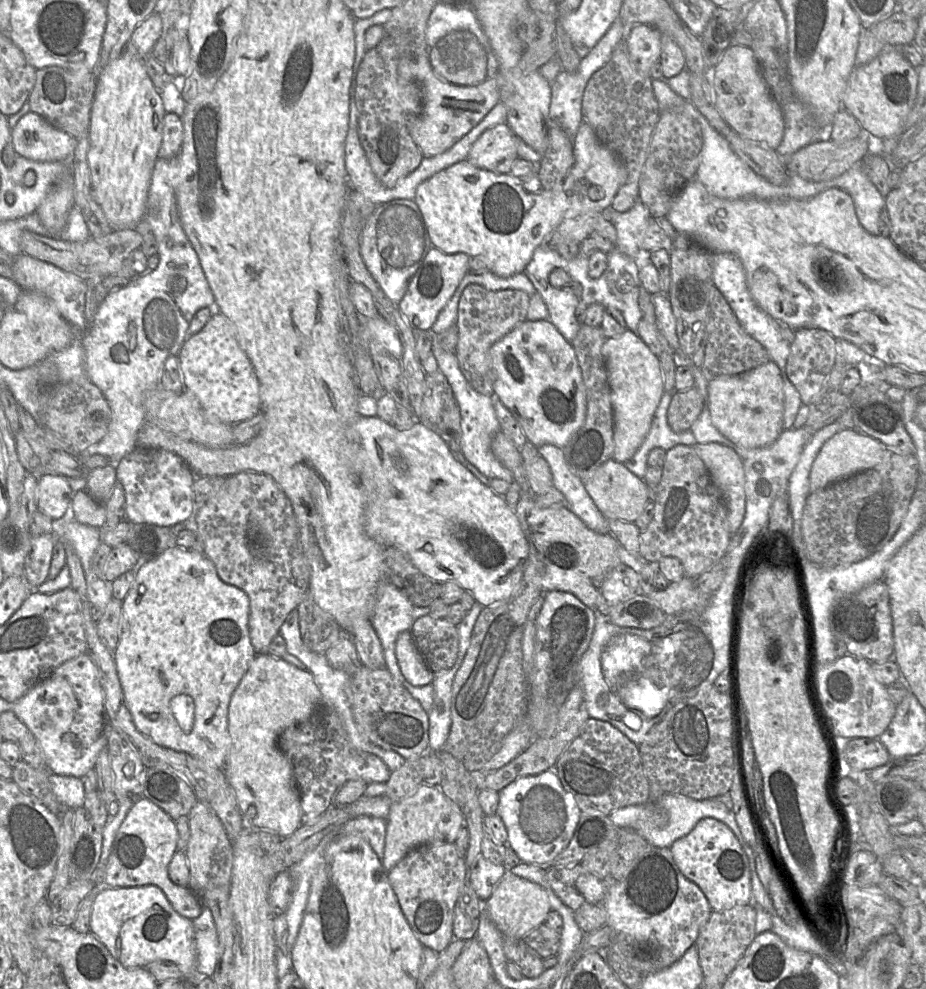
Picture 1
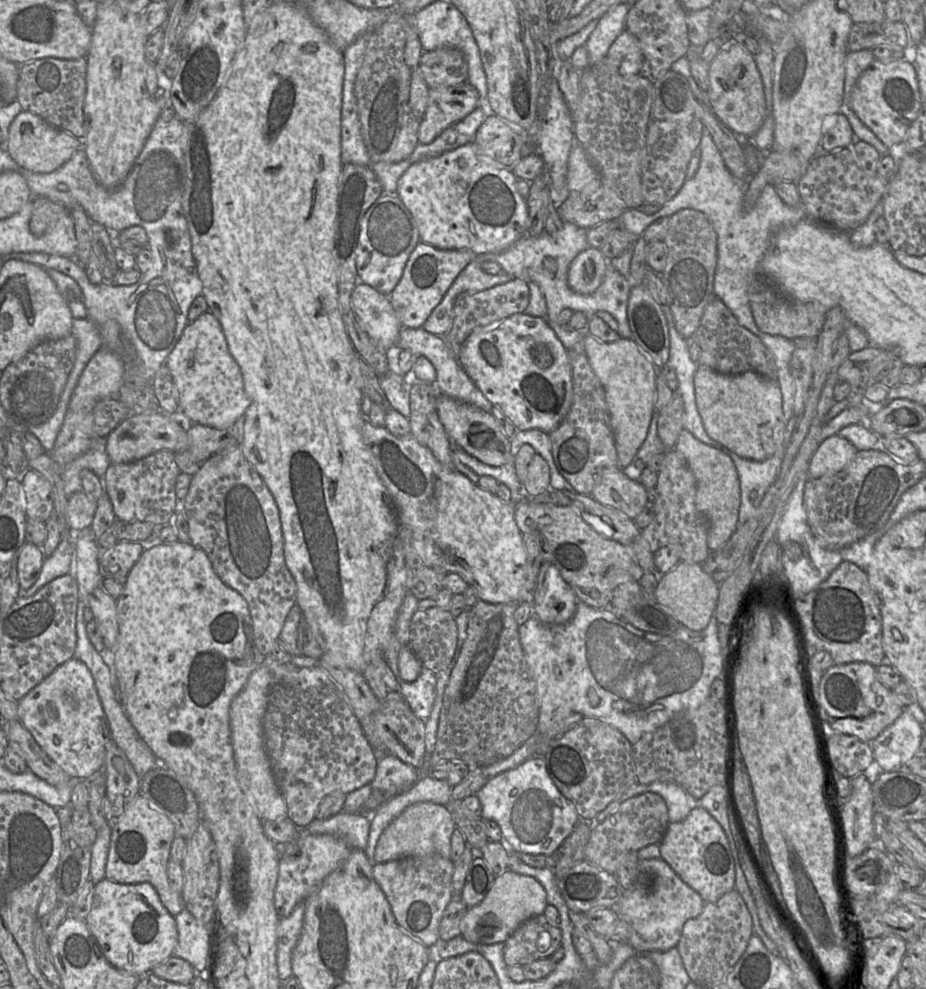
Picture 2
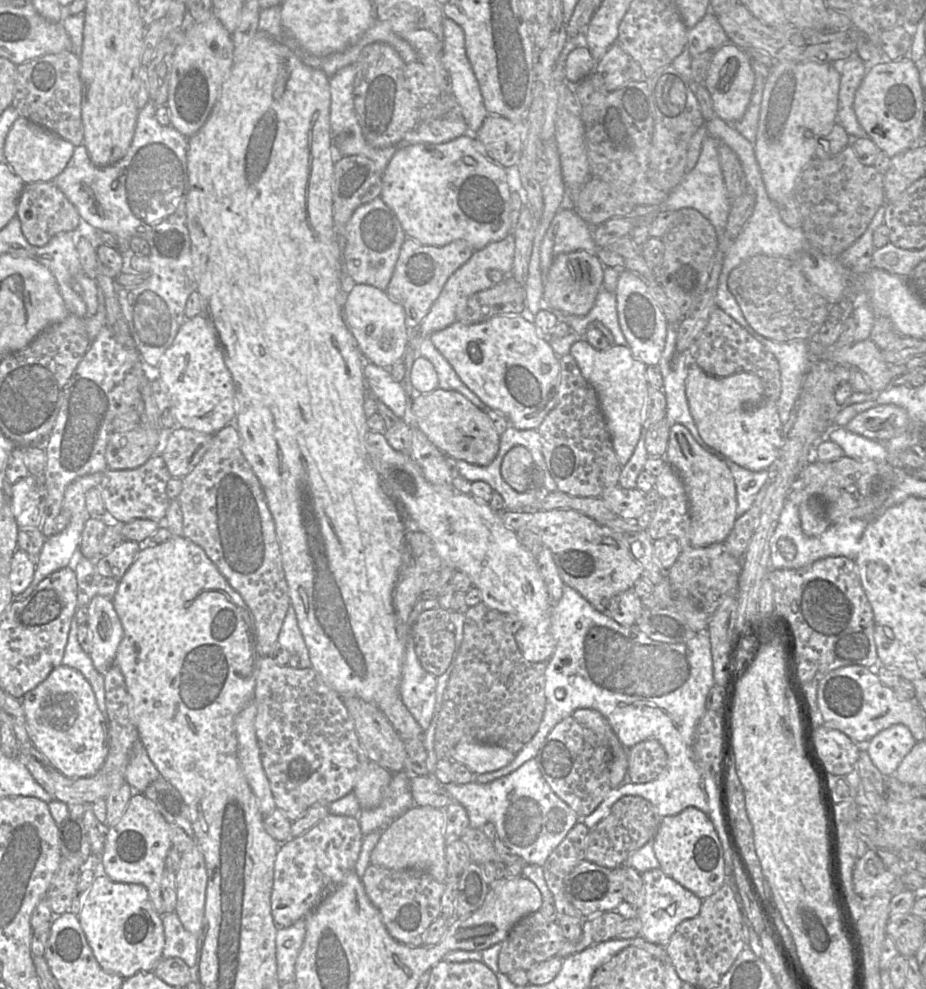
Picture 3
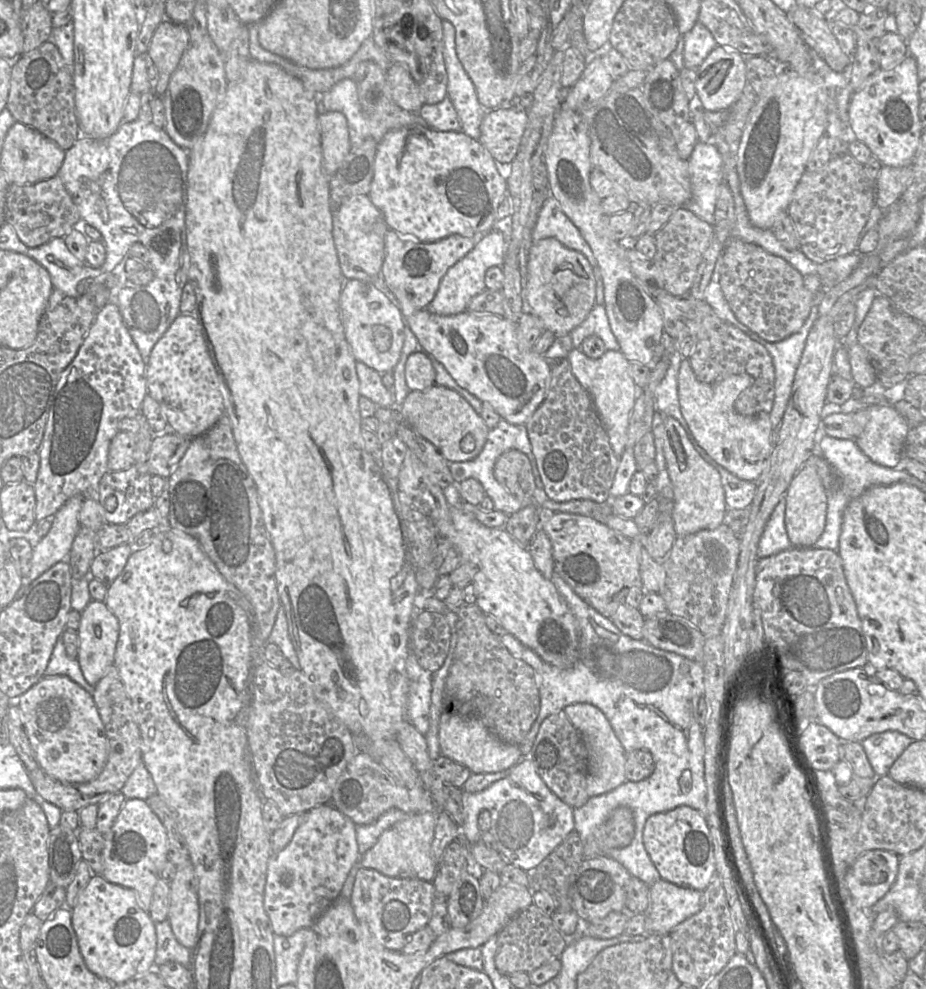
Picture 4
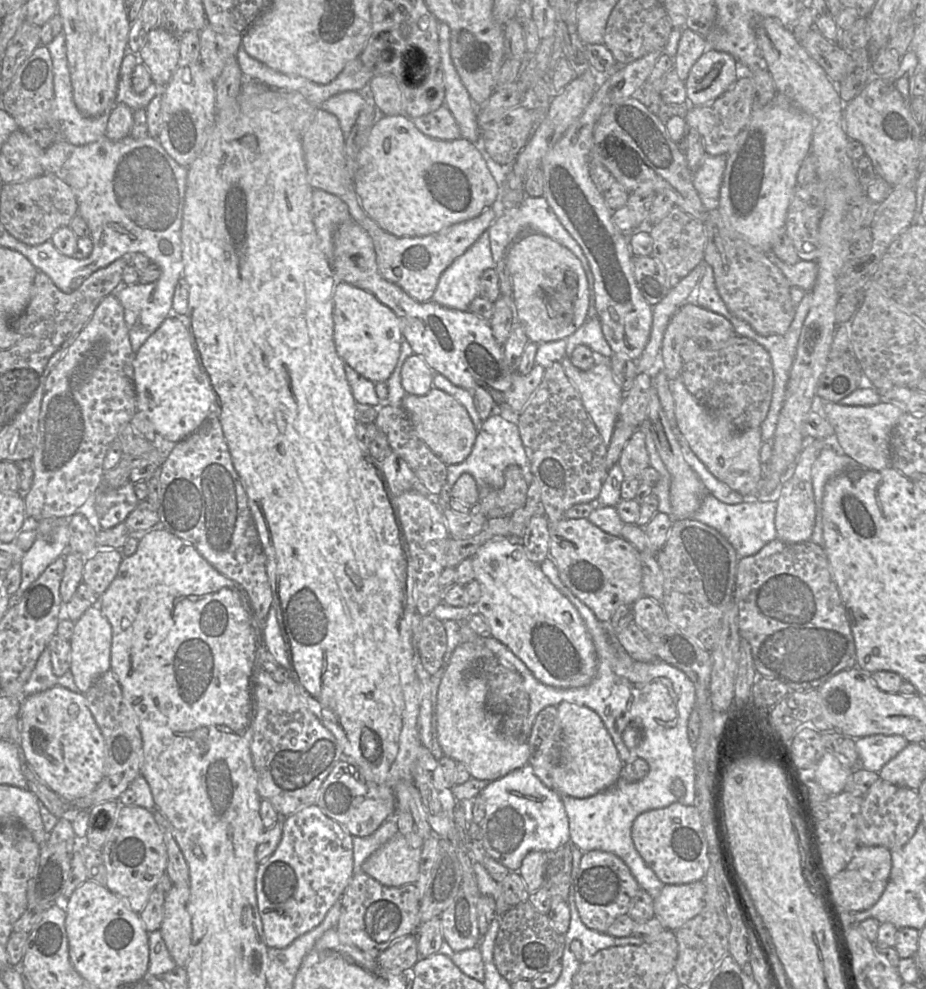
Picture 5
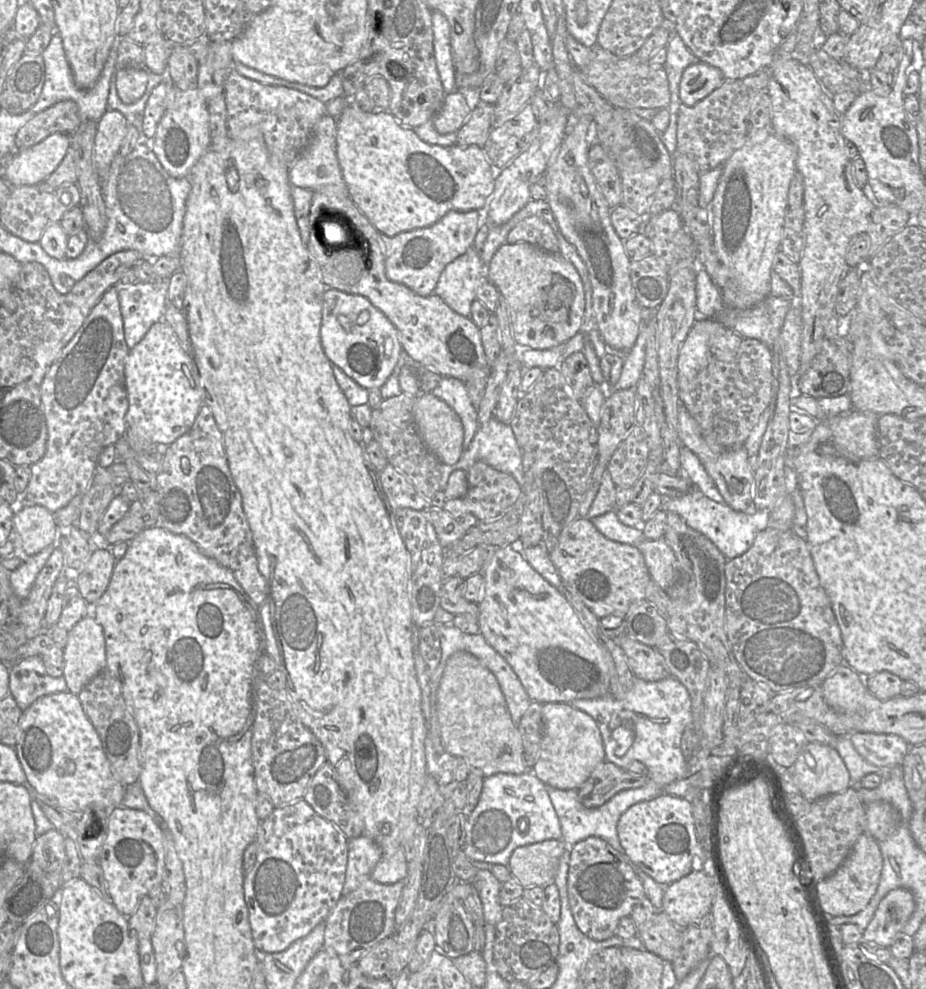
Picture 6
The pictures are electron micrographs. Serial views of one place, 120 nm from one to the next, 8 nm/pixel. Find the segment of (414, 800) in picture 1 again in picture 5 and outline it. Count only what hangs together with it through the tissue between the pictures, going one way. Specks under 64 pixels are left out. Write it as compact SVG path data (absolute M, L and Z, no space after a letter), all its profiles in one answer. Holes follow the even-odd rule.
M397 833L365 860L361 870L388 887L415 883L423 844L424 840L414 833Z

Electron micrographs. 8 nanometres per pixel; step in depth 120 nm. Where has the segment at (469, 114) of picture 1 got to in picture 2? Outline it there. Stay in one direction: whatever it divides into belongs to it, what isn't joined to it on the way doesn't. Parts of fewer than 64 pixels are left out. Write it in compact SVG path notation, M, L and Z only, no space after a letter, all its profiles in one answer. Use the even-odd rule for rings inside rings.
M467 81L452 87L429 89L427 107L418 129L421 144L431 143L447 127L478 107L478 92Z

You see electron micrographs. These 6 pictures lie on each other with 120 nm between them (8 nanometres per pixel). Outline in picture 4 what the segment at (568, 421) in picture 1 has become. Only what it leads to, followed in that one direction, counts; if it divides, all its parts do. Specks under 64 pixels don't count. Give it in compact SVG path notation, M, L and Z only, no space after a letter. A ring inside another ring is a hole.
M396 296L396 299L398 301L398 308L405 319L406 327L409 328L417 338L419 349L441 363L460 387L468 391L481 402L489 403L502 419L513 425L525 425L546 396L551 377L551 363L544 358L543 355L532 350L523 351L519 349L516 328L517 324L515 322L509 321L504 317L494 314L471 313L469 311L464 311L456 315L442 316L431 313L428 311L428 309L416 309L405 296Z

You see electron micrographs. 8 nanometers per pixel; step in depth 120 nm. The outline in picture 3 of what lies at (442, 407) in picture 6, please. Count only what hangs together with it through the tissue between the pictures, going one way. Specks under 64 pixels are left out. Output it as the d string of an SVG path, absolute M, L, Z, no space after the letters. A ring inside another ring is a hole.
M435 390L416 396L411 403L411 423L446 456L471 464L486 466L496 457L500 435L487 414L473 405L461 393L453 390Z

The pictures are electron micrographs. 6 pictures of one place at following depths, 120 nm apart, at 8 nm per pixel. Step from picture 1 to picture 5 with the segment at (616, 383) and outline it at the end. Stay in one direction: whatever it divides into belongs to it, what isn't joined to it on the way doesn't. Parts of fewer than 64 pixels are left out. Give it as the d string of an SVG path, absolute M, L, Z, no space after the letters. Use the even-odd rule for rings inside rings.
M564 357L561 363L566 376L581 395L582 403L597 427L604 444L608 446L619 418L619 409L623 398L623 389L614 380L610 363L595 364L588 371L582 371L575 367L571 363L570 357Z

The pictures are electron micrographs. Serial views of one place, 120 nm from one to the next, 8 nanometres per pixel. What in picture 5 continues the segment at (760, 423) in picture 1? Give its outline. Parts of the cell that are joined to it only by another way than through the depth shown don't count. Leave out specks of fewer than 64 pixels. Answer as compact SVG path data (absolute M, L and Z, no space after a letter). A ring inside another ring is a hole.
M681 373L675 380L669 382L669 388L673 395L678 428L699 460L718 480L742 496L756 495L762 476L760 450L763 441L760 427L737 432L724 417L713 415L698 402L686 389Z

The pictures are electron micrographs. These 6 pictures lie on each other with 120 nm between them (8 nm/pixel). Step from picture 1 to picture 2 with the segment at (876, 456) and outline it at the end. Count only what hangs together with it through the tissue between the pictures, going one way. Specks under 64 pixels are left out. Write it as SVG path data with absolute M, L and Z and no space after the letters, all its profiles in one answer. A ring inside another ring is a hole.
M840 435L826 438L819 444L810 459L809 479L821 478L842 470L857 452L856 447Z

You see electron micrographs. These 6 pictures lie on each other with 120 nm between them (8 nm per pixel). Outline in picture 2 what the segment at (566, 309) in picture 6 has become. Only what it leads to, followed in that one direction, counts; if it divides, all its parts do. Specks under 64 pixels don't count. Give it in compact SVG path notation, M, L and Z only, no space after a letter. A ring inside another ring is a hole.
M588 247L570 263L568 285L577 293L591 294L601 284L608 260L597 248Z

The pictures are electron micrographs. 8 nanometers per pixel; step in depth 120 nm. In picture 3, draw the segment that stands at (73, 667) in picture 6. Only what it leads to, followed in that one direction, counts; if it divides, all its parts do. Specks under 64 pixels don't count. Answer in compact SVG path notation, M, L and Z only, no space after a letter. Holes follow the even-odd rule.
M96 595L88 604L87 625L92 632L89 654L96 670L105 674L115 664L124 630L111 599Z

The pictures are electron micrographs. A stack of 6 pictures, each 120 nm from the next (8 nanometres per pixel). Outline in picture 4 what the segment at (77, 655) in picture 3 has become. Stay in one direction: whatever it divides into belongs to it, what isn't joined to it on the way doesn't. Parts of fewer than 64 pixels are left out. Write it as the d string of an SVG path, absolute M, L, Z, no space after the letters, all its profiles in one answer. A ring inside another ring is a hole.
M62 634L57 639L48 666L45 670L45 676L53 675L68 676L91 695L94 693L95 686L90 685L85 680L78 660L68 657L65 651Z

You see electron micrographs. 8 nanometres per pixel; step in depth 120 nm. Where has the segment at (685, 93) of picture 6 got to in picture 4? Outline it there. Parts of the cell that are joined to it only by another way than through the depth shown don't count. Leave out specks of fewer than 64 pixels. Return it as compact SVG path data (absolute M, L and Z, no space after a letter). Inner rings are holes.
M717 45L697 68L696 97L704 110L729 110L746 84L745 58Z

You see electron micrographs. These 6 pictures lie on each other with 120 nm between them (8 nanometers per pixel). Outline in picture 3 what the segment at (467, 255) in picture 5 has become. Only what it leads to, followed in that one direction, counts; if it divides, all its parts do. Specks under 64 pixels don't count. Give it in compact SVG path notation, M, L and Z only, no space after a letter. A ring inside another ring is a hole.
M511 233L500 241L489 243L482 249L473 251L467 262L460 266L446 281L438 298L419 324L419 334L429 337L432 333L448 327L456 321L458 312L466 304L470 296L493 287L494 283L487 276L488 270L497 269L505 275L509 275L513 266L514 251L515 239Z

